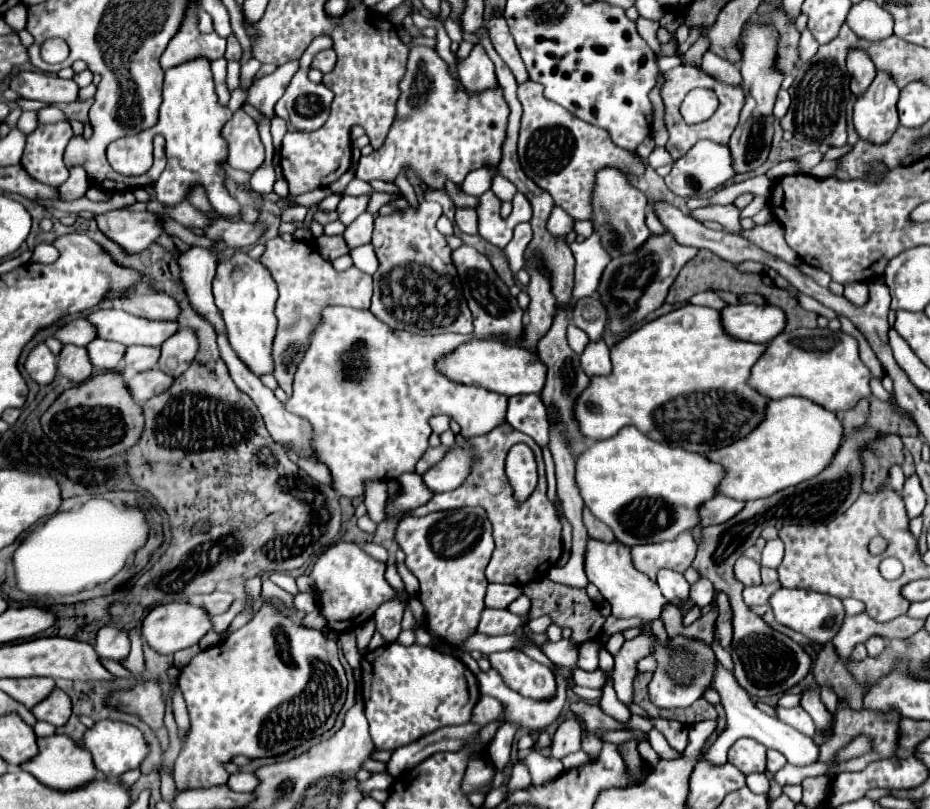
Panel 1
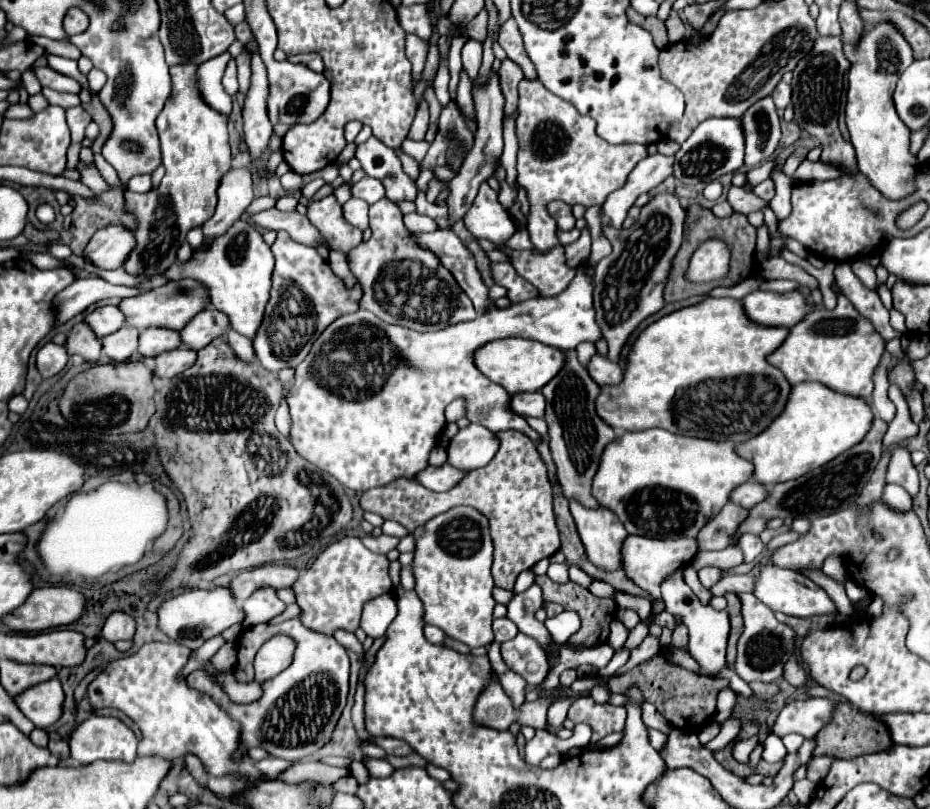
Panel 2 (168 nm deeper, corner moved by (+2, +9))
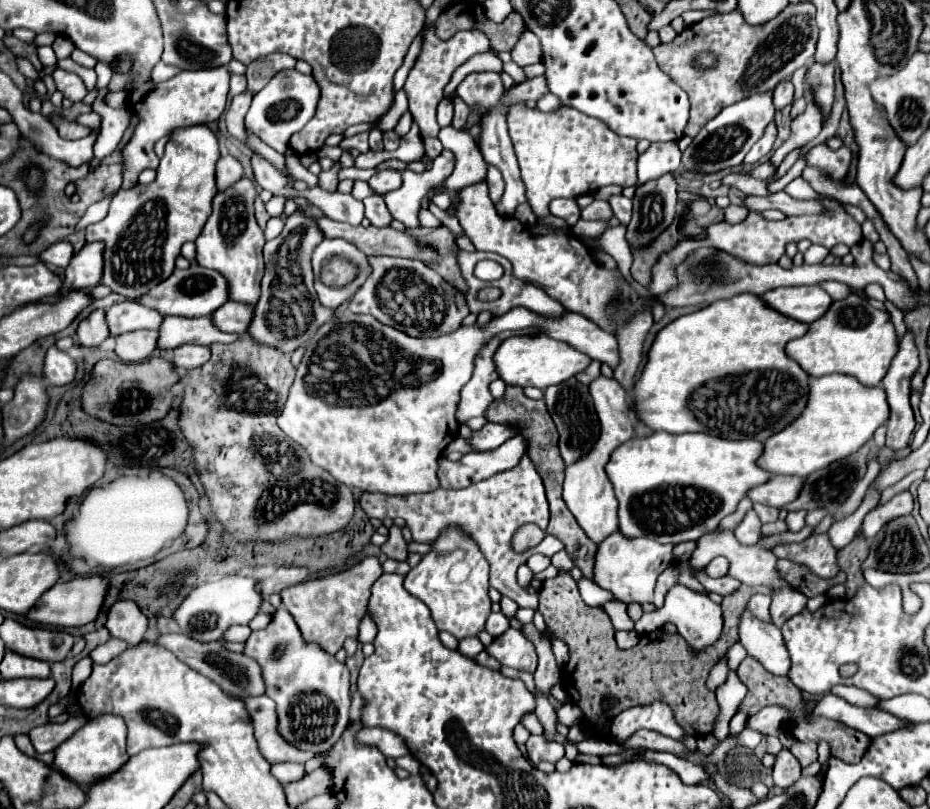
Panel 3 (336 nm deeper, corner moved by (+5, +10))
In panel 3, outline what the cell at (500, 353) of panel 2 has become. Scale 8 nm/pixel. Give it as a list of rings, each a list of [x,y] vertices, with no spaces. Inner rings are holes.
[[[511,336],[501,342],[497,352],[493,354],[493,362],[495,362],[495,370],[499,378],[507,386],[521,386],[521,388],[533,386],[533,388],[545,390],[551,384],[569,380],[571,376],[587,368],[591,360],[587,354],[577,352],[569,344],[563,344],[559,340],[551,340],[549,336],[535,336],[535,338],[533,336]]]

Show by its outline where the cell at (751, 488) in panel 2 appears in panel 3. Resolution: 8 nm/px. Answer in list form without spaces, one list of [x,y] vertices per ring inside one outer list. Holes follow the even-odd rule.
[[[771,476],[765,484],[751,488],[747,492],[747,498],[751,502],[781,508],[795,500],[795,496],[799,494],[799,484],[803,484],[803,478],[799,476]]]

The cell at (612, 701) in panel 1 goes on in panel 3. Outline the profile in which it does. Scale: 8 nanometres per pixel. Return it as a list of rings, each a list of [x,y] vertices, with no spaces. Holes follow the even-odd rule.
[[[615,532],[603,540],[595,560],[595,584],[611,590],[621,602],[653,602],[653,590],[659,574],[675,564],[673,544],[659,544],[649,538],[627,538]]]

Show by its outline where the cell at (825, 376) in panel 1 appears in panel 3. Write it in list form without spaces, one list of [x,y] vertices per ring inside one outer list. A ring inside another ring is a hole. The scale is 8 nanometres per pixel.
[[[847,296],[845,300],[833,302],[821,318],[809,324],[805,336],[795,338],[785,346],[785,352],[809,376],[839,372],[855,376],[863,386],[879,386],[897,352],[897,336],[887,314],[875,310],[859,296]]]

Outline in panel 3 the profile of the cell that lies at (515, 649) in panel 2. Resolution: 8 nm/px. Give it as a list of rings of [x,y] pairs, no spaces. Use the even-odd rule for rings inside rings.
[[[509,628],[491,646],[487,646],[487,652],[495,656],[503,666],[511,666],[515,670],[533,674],[537,668],[537,654],[533,642],[515,628]]]

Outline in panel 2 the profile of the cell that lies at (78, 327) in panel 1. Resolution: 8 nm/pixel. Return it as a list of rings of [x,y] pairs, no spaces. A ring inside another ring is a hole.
[[[106,305],[106,307],[98,307],[94,309],[88,317],[86,323],[94,329],[94,333],[102,339],[118,329],[122,329],[126,325],[126,317],[122,317],[120,309],[116,305]]]

